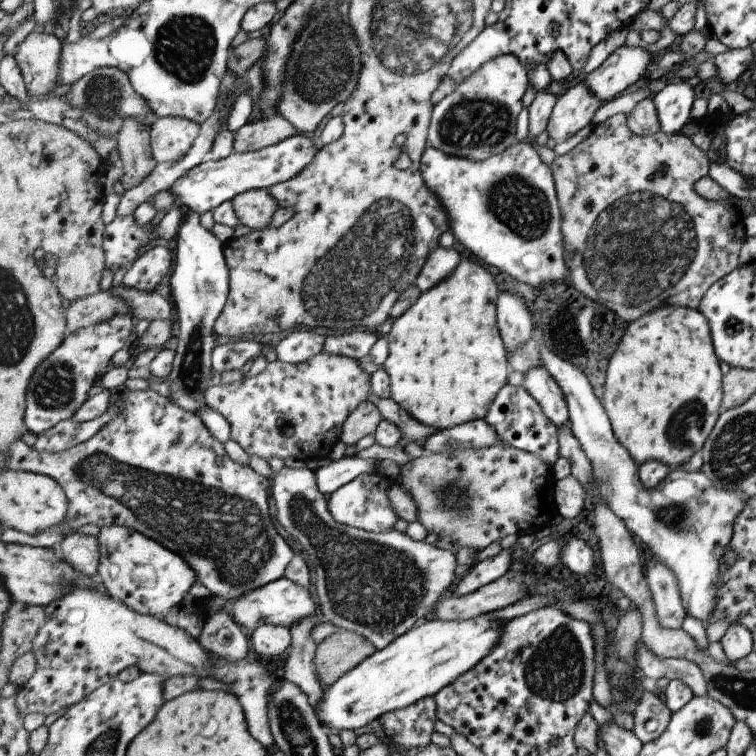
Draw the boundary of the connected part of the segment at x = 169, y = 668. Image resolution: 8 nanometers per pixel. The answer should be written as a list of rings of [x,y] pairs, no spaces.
[[[75,588],[67,592],[63,598],[44,606],[47,612],[47,622],[41,628],[34,642],[33,652],[37,657],[37,672],[33,678],[21,687],[16,696],[17,708],[23,714],[39,712],[39,714],[57,714],[63,709],[72,707],[87,698],[101,686],[107,684],[123,670],[132,666],[139,666],[139,670],[145,674],[159,674],[166,678],[172,676],[198,676],[199,678],[214,678],[223,682],[227,688],[237,695],[241,706],[245,709],[248,717],[249,730],[252,735],[269,748],[276,748],[276,738],[273,736],[272,726],[269,718],[269,696],[280,683],[280,678],[273,672],[267,670],[267,661],[263,658],[250,659],[245,656],[239,662],[231,662],[225,656],[210,653],[189,632],[171,626],[164,619],[155,616],[139,614],[136,610],[129,608],[125,602],[113,598],[104,590],[93,590],[93,588]]]

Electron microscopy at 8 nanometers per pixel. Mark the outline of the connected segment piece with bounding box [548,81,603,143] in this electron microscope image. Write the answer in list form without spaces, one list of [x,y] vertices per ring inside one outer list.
[[[586,81],[570,87],[558,98],[552,112],[548,124],[549,137],[558,143],[569,140],[585,126],[593,125],[593,117],[601,106],[601,98],[589,90]]]

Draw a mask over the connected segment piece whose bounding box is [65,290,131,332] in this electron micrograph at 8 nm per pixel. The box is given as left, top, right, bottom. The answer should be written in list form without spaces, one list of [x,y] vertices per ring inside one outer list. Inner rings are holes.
[[[99,291],[91,296],[73,300],[65,310],[67,328],[71,332],[101,324],[117,314],[131,313],[131,308],[109,291]]]

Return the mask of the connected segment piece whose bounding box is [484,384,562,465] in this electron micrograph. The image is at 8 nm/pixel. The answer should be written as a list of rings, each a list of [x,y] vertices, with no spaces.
[[[505,385],[484,419],[489,422],[489,426],[495,428],[496,434],[499,434],[499,438],[507,445],[532,452],[547,464],[555,464],[562,456],[559,426],[555,426],[549,420],[540,402],[537,402],[537,399],[524,386]]]

